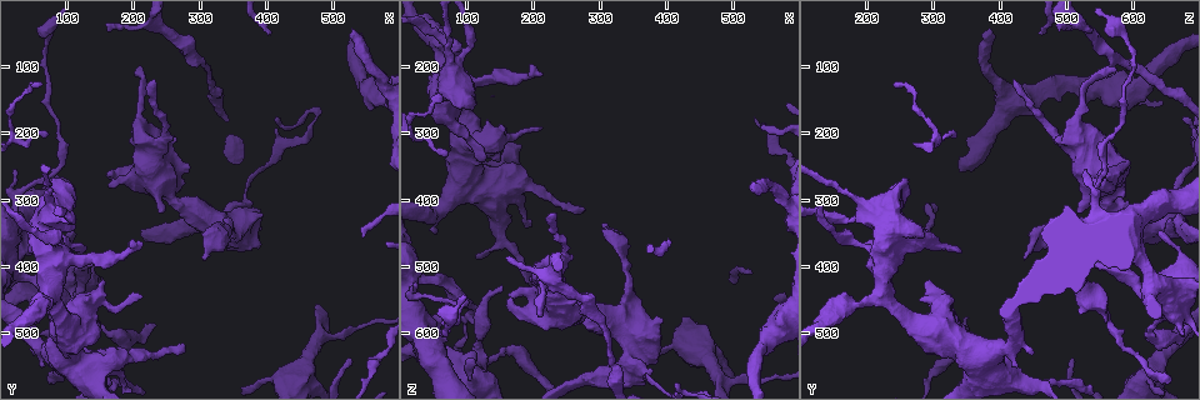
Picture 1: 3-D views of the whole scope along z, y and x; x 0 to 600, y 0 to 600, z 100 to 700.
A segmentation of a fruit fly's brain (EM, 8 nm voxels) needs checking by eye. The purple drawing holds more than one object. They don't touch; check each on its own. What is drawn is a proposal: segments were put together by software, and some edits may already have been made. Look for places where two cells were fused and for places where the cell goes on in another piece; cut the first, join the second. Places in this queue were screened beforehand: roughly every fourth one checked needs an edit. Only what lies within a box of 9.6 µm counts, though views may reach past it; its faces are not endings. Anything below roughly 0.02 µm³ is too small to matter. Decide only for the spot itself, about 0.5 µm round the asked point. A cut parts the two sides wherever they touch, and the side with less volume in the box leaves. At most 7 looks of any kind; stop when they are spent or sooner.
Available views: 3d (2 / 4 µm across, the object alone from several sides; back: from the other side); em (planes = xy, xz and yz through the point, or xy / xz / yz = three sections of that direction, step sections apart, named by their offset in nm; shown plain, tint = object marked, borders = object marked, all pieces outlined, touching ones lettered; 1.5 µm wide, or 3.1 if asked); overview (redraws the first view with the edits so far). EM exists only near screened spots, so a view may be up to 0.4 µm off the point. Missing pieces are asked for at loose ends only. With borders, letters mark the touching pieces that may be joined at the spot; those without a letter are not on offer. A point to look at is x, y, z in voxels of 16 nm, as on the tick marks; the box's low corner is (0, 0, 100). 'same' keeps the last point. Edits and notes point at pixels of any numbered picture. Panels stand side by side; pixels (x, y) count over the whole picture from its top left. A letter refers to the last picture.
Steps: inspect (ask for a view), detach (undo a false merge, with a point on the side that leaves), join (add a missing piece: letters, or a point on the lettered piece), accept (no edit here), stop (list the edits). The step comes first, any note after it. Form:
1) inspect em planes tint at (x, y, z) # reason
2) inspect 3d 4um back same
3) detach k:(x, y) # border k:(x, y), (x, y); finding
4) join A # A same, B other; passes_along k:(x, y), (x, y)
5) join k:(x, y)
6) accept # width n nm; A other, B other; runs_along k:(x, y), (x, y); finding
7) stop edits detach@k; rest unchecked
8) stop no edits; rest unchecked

inspect em planes borders at (95, 535, 610) # narrows sharply

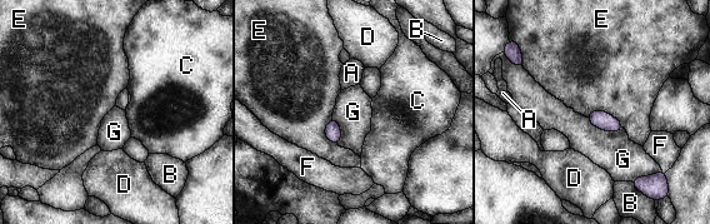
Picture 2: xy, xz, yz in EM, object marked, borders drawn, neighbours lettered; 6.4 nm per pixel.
accept # width 20 nm; A other, B other, C other, D other, E other, F other, G other; border 2:(586, 115), (606, 110), (624, 128); continuous, no second cell

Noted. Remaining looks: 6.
inspect 3d 4um at (240, 210, 490) # calibre changes

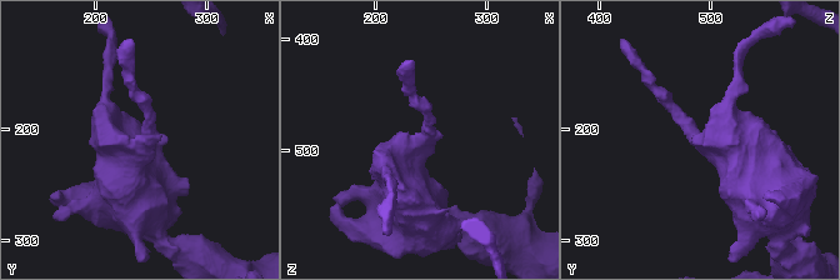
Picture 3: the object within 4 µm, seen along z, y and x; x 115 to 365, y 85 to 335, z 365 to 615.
inspect em yz step 4 tint at (244, 212, 490) # arm_widths 180, 650 nm

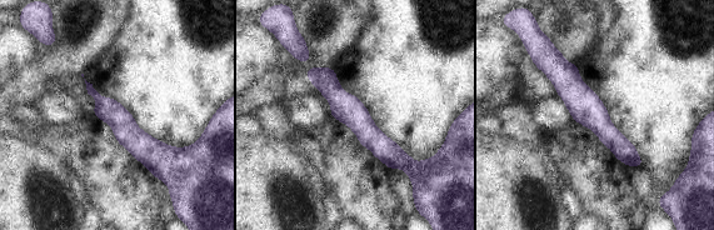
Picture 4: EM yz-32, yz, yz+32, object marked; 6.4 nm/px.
inspect em yz step 4 borders same

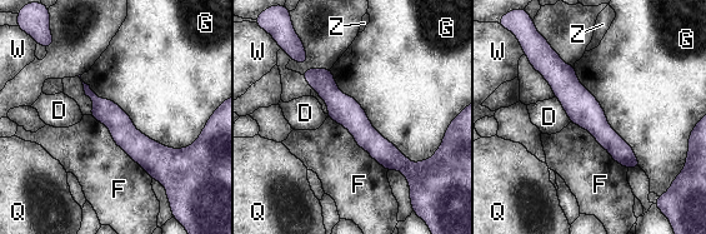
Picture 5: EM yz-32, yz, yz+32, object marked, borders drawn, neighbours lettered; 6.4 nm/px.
accept # longest_contact G 850 nm; D other, F other, G other, Q other, W other, Z other; runs_along 5:(306, 74), (394, 160), (409, 167); continuous, no second cell

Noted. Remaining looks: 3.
inspect 3d 4um at (525, 50, 385) # branch stops here

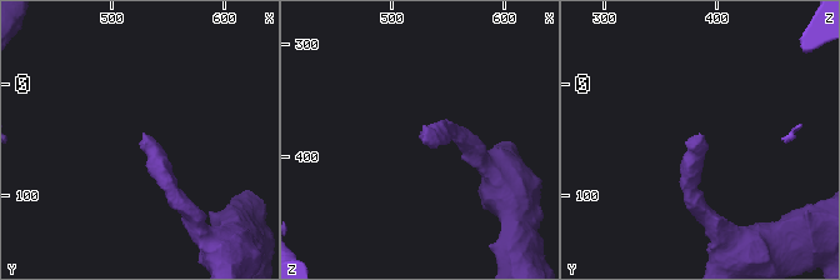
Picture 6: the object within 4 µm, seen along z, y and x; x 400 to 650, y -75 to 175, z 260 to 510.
inspect em planes borders at (526, 46, 384) # now the EM

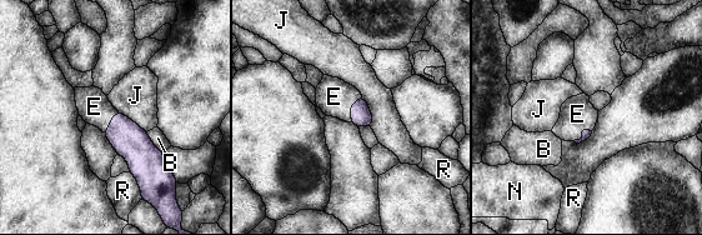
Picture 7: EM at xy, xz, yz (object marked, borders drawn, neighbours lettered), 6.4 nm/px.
join E # B other, E same, J other, N other, R other; passes_along 7:(361, 115), (351, 108), (334, 96); the cell continues

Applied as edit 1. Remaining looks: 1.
stop edits join@7; rest unchecked

